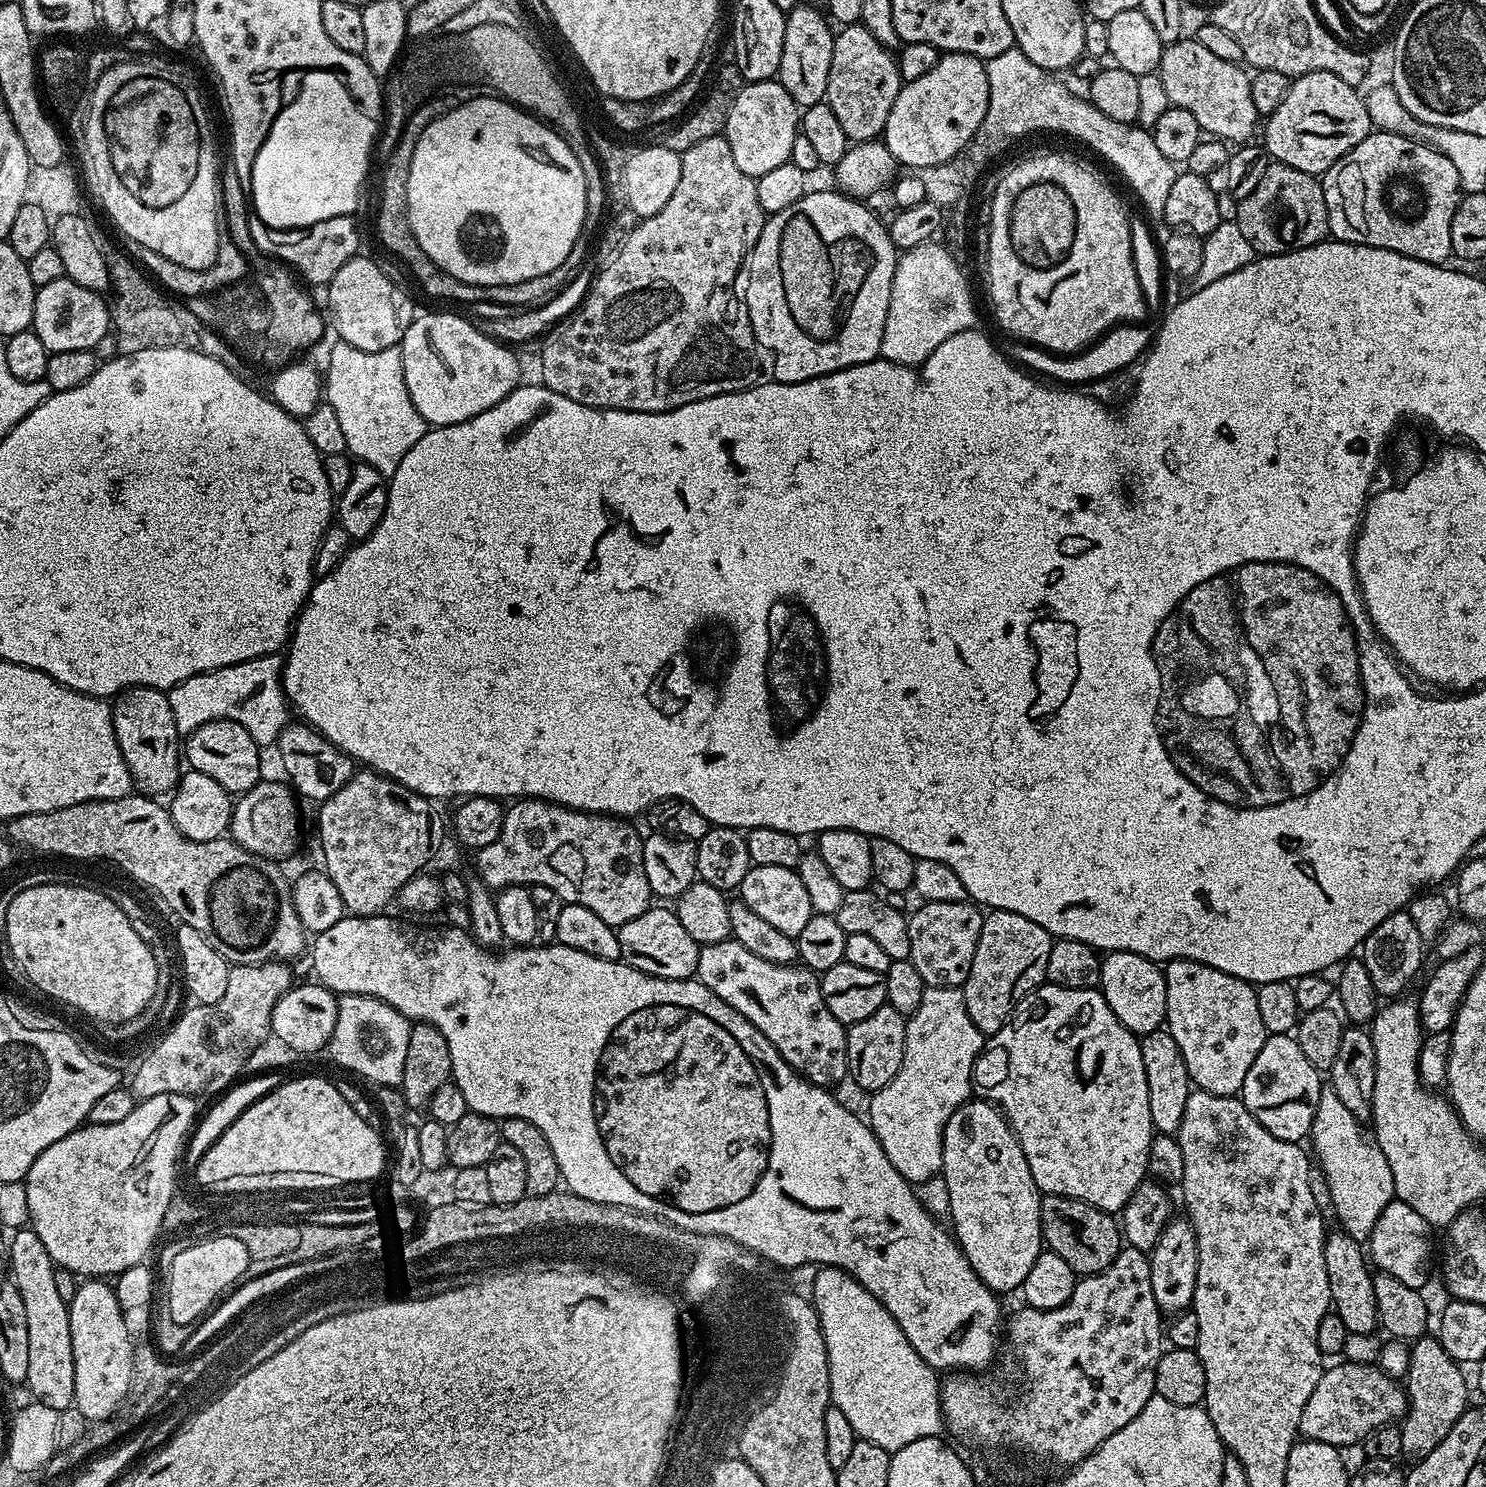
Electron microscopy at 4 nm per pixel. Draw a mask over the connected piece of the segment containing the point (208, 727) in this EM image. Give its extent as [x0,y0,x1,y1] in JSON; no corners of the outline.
[182,720,261,794]

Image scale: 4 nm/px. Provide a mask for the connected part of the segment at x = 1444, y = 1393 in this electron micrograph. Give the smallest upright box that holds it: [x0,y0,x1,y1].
[1400,1334,1470,1464]

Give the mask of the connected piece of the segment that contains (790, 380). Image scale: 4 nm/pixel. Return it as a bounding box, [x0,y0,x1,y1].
[742,190,898,384]

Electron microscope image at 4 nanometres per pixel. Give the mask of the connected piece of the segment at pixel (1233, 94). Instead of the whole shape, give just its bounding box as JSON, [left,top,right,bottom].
[1158,38,1258,146]

